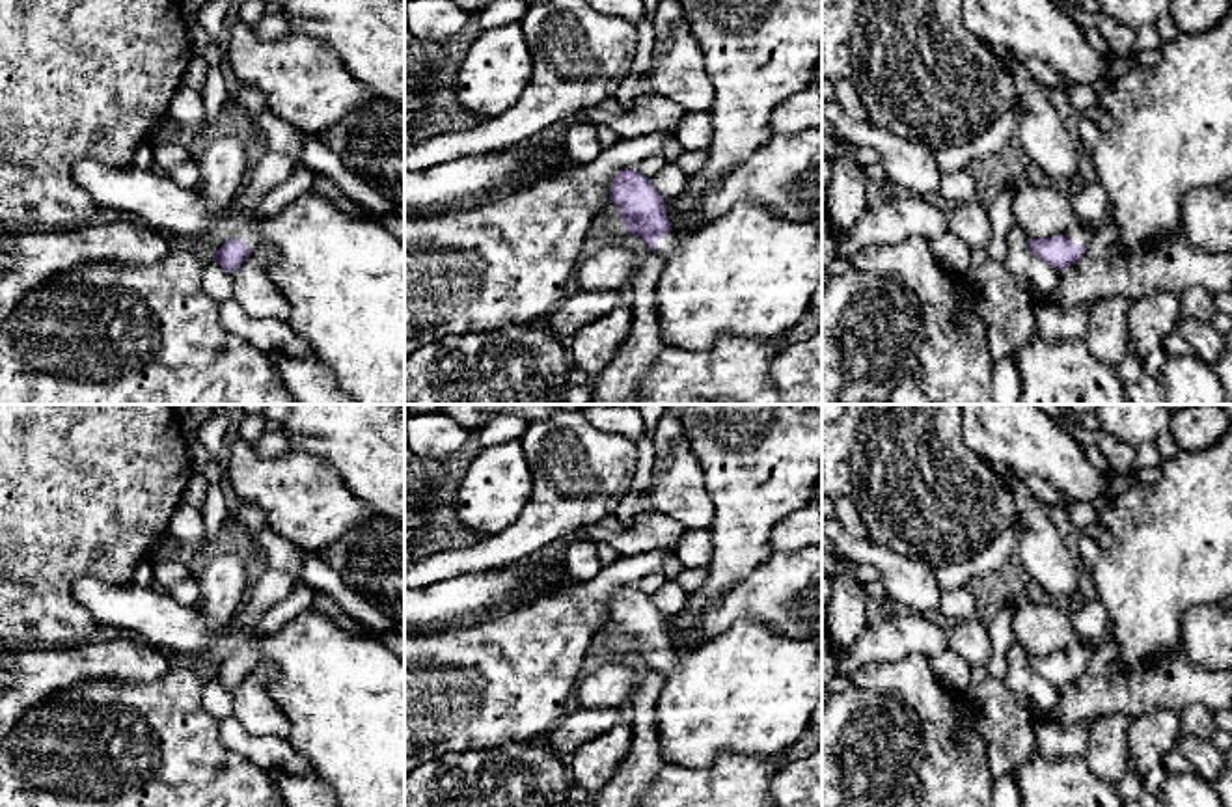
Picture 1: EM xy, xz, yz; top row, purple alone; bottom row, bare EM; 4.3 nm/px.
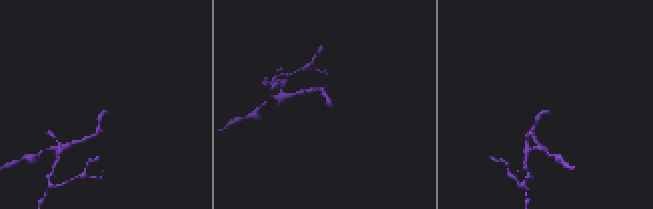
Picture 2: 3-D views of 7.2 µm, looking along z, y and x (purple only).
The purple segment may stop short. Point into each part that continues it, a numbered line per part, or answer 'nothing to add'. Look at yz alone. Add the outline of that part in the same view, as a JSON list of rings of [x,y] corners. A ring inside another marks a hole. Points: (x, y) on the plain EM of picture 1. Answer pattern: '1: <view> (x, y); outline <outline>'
1: yz (1167, 547); outline [[[1232,404],[1221,406],[1230,425],[1219,442],[1200,453],[1180,449],[1174,458],[1161,464],[1161,475],[1154,485],[1133,483],[1102,511],[1096,537],[1102,554],[1090,574],[1107,611],[1109,628],[1100,643],[1075,639],[1066,649],[1072,660],[1088,663],[1102,645],[1113,645],[1118,667],[1156,662],[1182,645],[1185,609],[1219,604],[1232,596]]]

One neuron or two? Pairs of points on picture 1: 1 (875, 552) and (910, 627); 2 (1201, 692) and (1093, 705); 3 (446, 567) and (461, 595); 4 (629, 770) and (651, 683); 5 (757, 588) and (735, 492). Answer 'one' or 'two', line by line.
1: two
2: one
3: two
4: one
5: two

